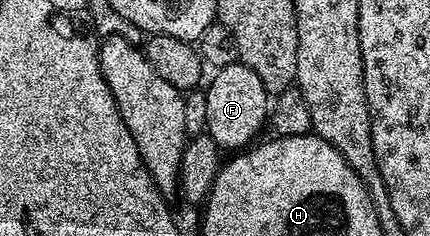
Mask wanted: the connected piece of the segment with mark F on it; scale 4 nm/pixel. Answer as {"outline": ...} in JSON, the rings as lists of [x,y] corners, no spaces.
{"outline":[[[233,62],[230,66],[224,66],[213,71],[214,79],[210,86],[205,87],[206,99],[208,100],[208,116],[206,117],[205,133],[210,134],[212,140],[221,147],[223,151],[238,152],[249,147],[259,137],[262,126],[268,122],[268,95],[264,84],[260,84],[260,76],[252,72],[252,68],[243,66],[241,62]]]}

